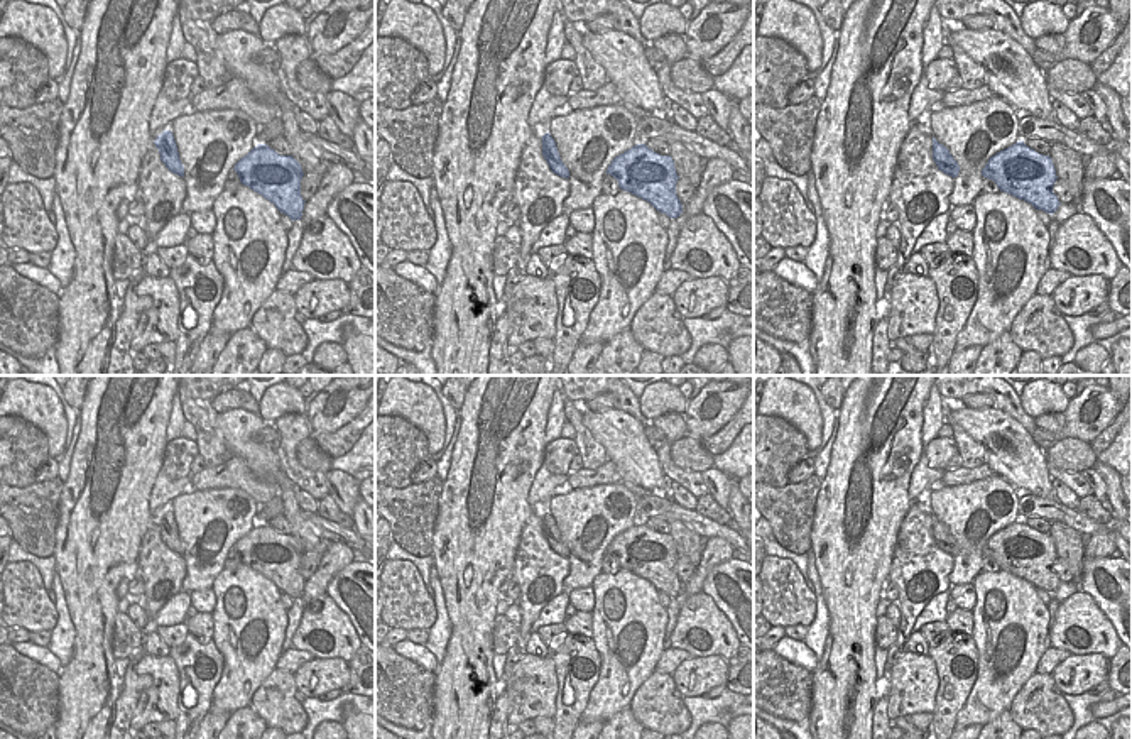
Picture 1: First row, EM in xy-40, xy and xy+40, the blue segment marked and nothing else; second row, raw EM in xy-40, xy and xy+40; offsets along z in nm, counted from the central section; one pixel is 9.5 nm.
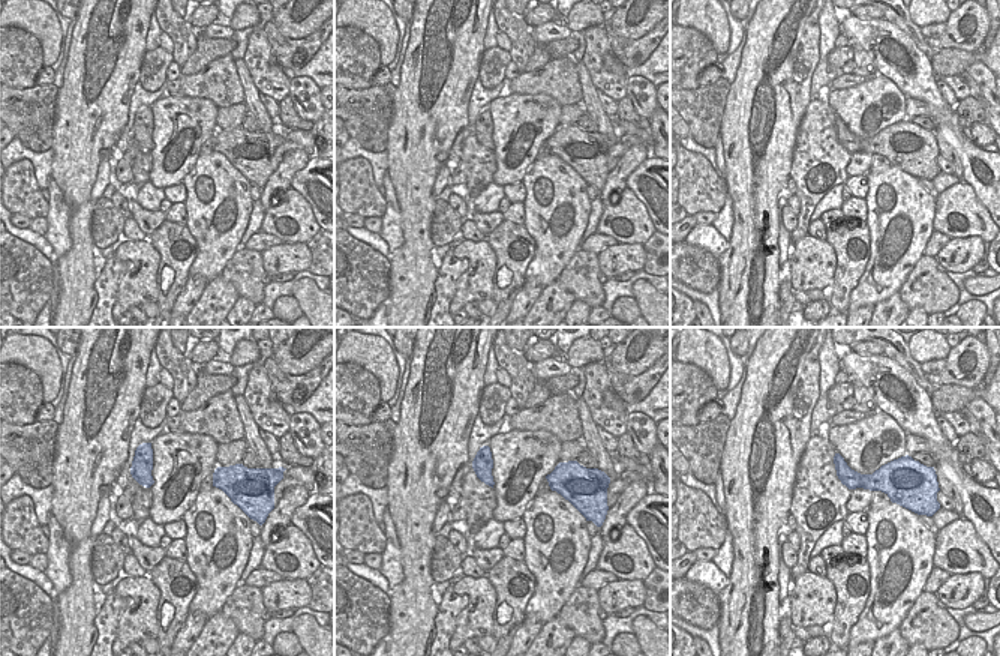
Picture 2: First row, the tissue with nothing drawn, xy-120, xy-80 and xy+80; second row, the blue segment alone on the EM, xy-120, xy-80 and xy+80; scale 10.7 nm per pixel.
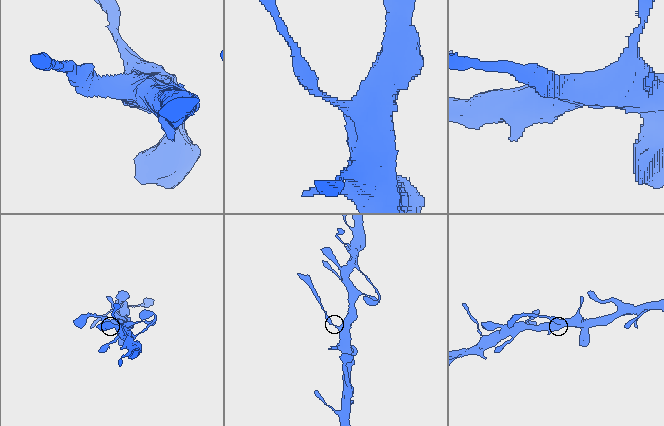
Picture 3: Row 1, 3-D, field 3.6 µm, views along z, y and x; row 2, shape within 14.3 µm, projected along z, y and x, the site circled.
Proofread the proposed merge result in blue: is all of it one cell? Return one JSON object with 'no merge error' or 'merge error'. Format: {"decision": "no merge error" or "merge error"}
{"decision": "merge error"}

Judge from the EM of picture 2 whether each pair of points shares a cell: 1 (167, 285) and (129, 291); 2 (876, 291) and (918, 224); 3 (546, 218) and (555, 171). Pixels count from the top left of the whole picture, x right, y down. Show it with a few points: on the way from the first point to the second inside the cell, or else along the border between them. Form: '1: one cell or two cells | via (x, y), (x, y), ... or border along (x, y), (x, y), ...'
1: two cells | border along (156, 251), (159, 254), (156, 275), (158, 302)
2: one cell | via (886, 275), (909, 251), (912, 240)
3: one cell | via (555, 206), (555, 183)

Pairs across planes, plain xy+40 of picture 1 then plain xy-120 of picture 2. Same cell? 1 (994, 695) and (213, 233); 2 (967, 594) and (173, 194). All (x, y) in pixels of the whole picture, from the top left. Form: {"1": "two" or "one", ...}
{"1": "one", "2": "one"}

